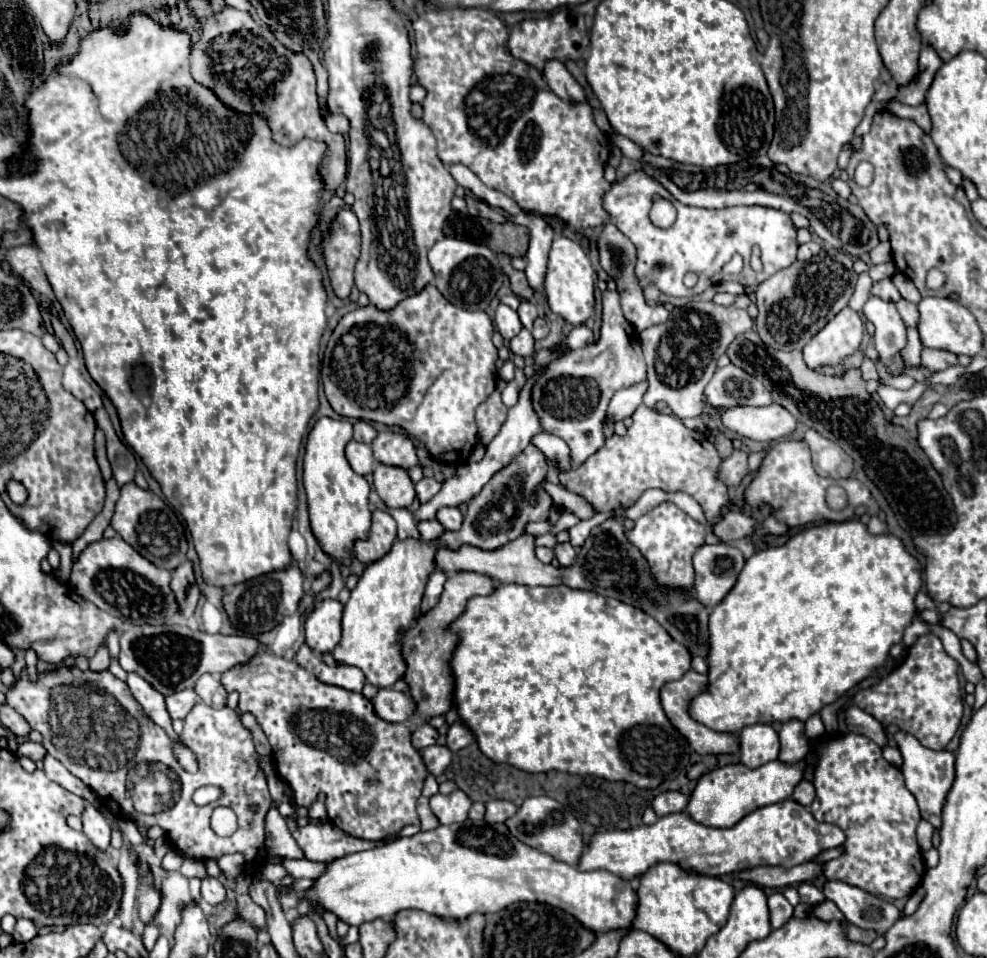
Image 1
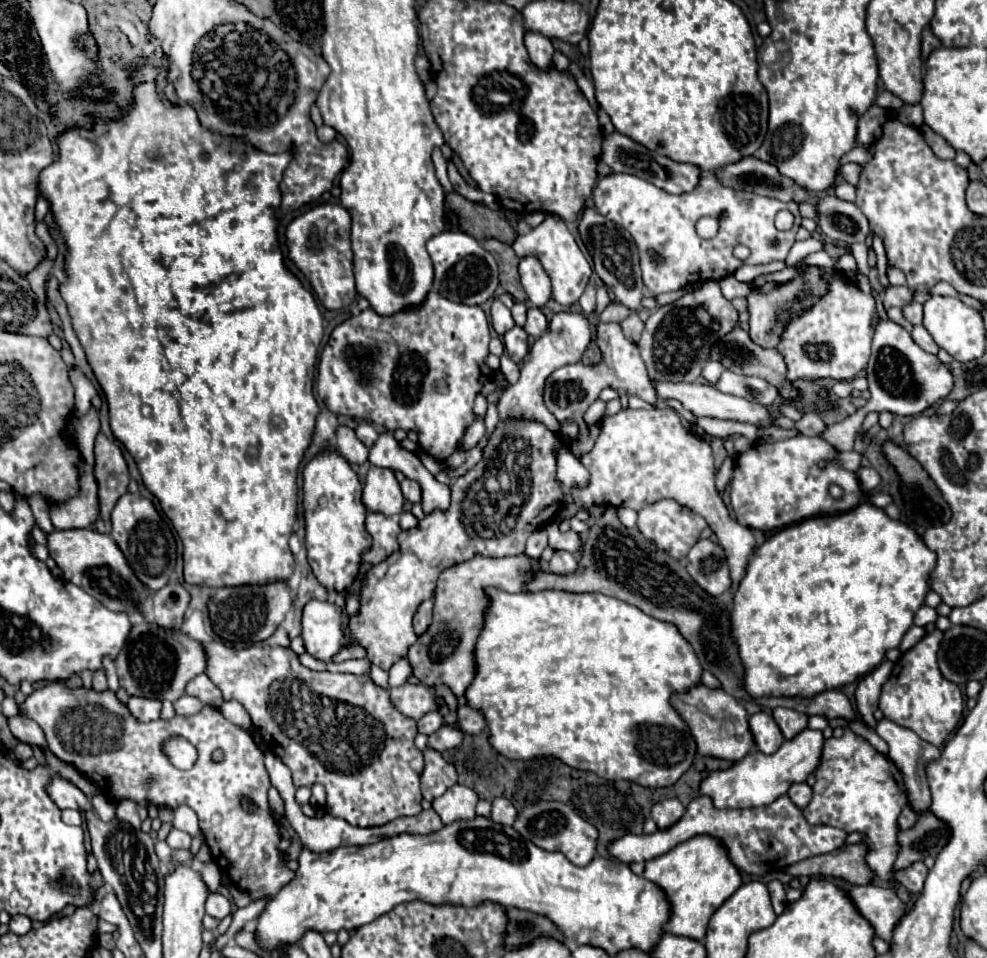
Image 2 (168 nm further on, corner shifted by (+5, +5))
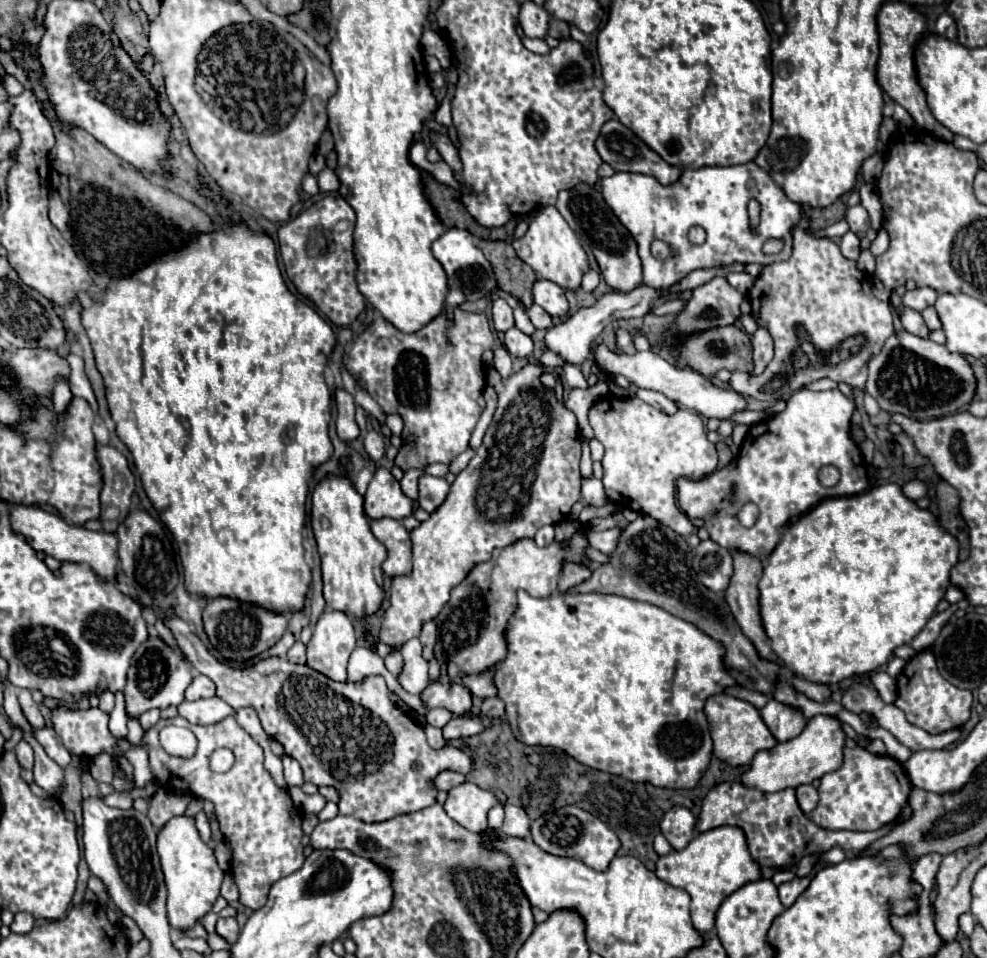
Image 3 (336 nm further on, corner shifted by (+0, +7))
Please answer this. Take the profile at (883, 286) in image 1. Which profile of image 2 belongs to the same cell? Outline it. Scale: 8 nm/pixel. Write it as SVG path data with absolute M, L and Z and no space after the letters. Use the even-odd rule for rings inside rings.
M891 286L883 290L881 302L885 304L885 308L891 308L891 306L903 308L907 302L913 302L913 292L907 286Z

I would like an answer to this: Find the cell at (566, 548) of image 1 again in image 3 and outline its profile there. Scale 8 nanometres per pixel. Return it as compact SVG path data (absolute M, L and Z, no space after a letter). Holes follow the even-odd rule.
M564 562L562 570L560 570L560 578L558 578L558 588L568 590L568 588L572 588L572 584L580 584L580 580L586 580L590 574L592 574L592 570L584 564Z

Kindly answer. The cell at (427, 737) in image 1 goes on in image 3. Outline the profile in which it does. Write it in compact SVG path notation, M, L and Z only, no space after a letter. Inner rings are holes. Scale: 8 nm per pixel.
M434 708L426 714L426 720L430 726L436 726L436 728L444 728L450 720L452 720L452 714L444 708Z

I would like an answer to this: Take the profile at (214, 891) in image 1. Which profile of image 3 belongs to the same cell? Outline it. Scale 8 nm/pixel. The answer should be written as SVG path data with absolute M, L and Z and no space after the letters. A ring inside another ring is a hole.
M218 918L218 922L216 922L216 932L222 936L222 938L226 938L228 942L236 942L236 938L238 938L238 922L236 922L236 918Z

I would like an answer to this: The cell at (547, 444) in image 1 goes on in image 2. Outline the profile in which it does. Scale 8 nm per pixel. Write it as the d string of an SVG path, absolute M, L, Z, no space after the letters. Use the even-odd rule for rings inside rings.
M561 448L557 452L557 478L567 488L585 488L589 484L587 468L571 454L569 448Z

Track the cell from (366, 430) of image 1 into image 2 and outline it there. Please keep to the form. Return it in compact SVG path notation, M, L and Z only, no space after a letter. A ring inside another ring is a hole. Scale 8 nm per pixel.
M361 422L355 432L357 432L357 438L359 438L367 448L371 448L371 446L375 444L377 436L379 436L379 432L373 428L373 424L367 424L367 422Z

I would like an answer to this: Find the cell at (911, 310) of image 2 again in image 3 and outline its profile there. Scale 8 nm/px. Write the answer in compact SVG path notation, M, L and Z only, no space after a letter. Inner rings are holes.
M928 306L926 310L922 310L922 318L924 318L924 322L926 322L926 326L928 326L930 330L938 330L938 328L940 328L938 314L936 314L936 310L934 310L932 306Z

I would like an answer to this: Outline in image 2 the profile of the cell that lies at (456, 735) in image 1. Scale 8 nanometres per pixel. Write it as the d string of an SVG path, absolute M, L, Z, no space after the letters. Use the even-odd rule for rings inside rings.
M465 704L465 706L459 706L457 714L459 714L459 720L457 720L459 728L465 734L479 734L485 728L485 716L481 714L481 710L475 710L469 704Z

